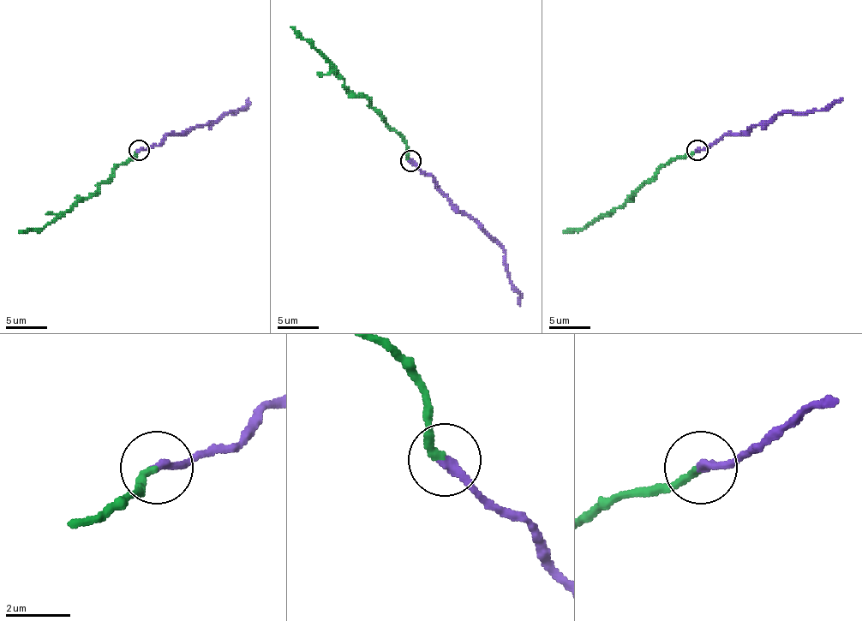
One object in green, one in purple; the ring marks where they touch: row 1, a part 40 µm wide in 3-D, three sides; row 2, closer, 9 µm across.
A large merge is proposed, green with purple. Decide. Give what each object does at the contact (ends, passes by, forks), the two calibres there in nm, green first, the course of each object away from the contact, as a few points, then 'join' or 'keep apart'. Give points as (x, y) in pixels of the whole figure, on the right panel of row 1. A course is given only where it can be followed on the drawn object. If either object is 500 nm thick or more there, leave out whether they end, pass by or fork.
green ends | purple ends | 240/280 nm | green via (697, 150), (677, 156), (621, 207), (615, 207), (583, 229), (563, 232) | purple via (697, 150), (724, 135), (741, 135), (749, 127), (768, 125), (778, 115), (823, 110), (842, 98) | join

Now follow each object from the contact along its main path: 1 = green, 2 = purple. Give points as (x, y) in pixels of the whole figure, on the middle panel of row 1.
1: (410, 161), (404, 140), (369, 105), (365, 97), (352, 92), (344, 85), (344, 79), (290, 26)
2: (410, 161), (429, 174), (454, 205), (466, 212), (503, 250), (511, 287), (520, 295), (520, 306)

